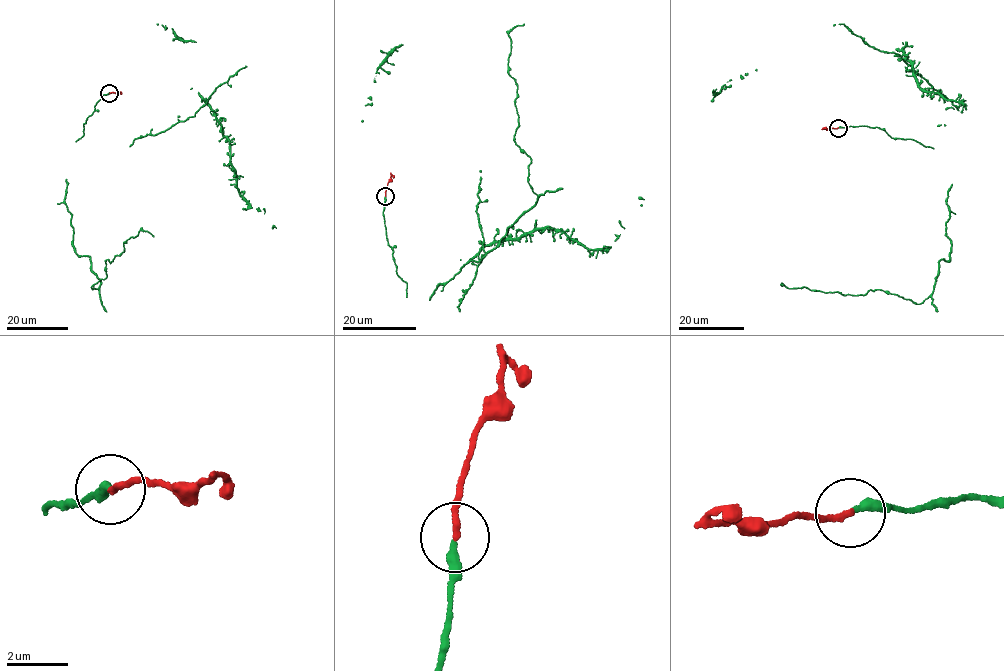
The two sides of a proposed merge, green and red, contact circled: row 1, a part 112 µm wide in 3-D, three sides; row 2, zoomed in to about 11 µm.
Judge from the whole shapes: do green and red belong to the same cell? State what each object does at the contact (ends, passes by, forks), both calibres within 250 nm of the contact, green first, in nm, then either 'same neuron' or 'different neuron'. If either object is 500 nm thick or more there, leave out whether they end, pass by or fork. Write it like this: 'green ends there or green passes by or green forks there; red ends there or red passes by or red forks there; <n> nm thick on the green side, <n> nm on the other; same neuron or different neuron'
green ends there; red ends there; 280 nm thick on the green side, 200 nm on the other; same neuron

